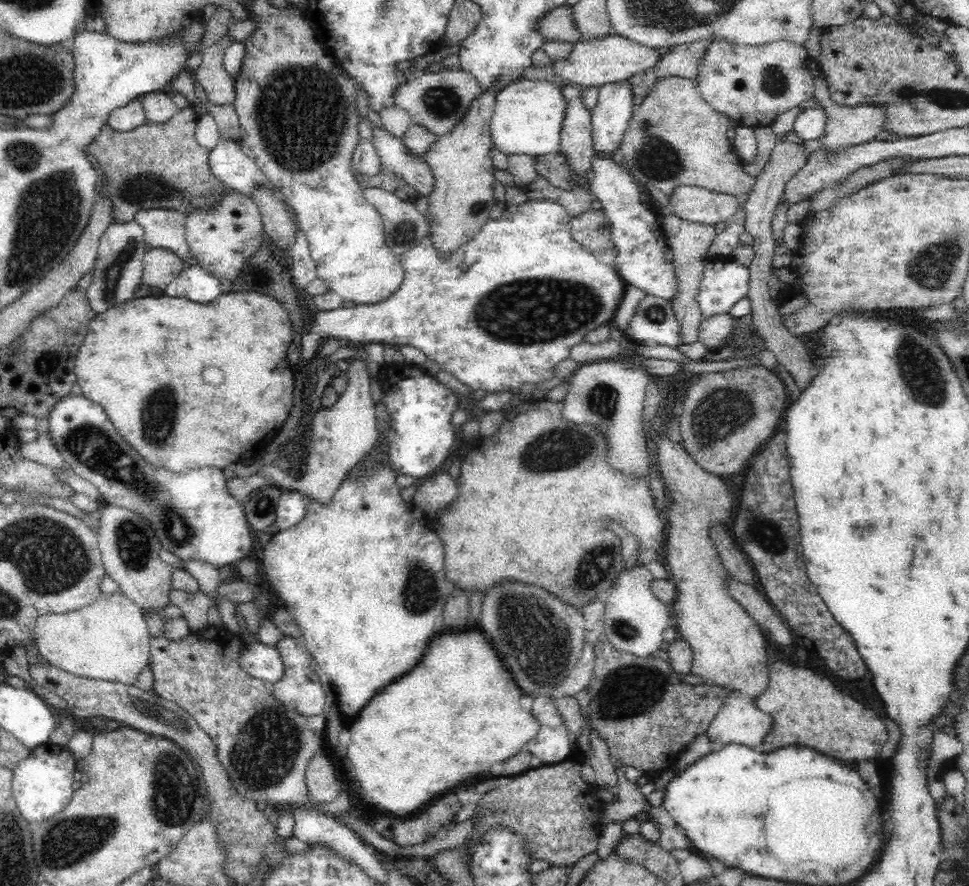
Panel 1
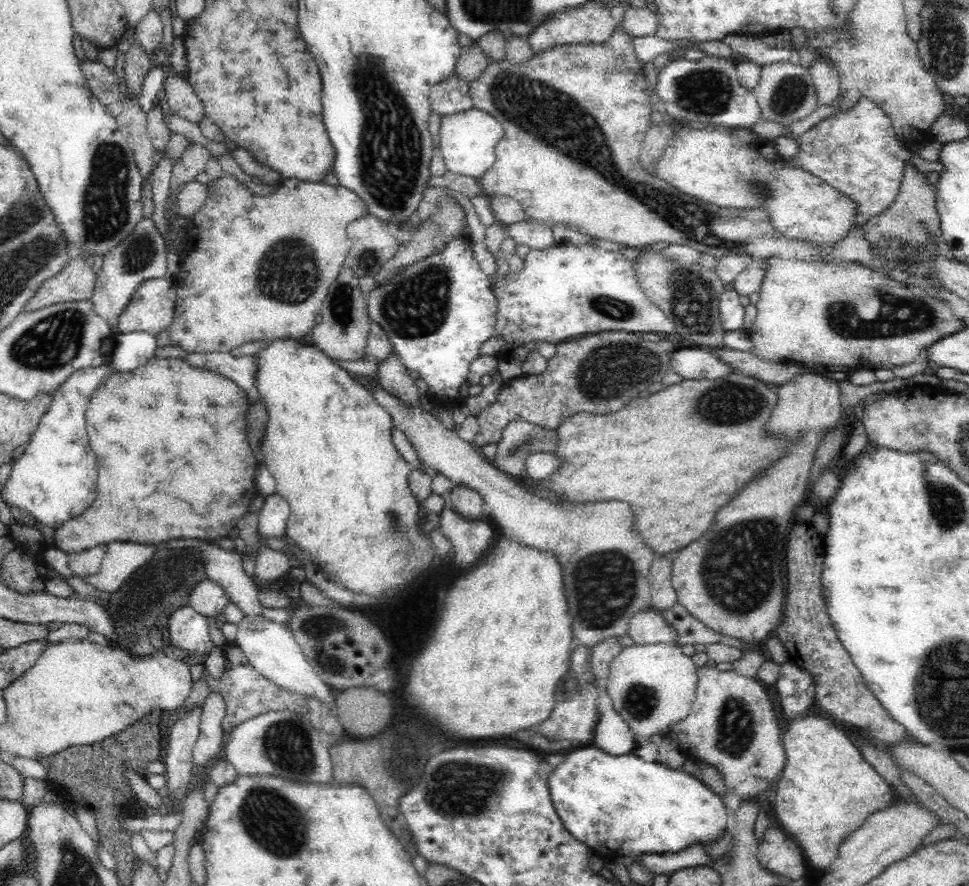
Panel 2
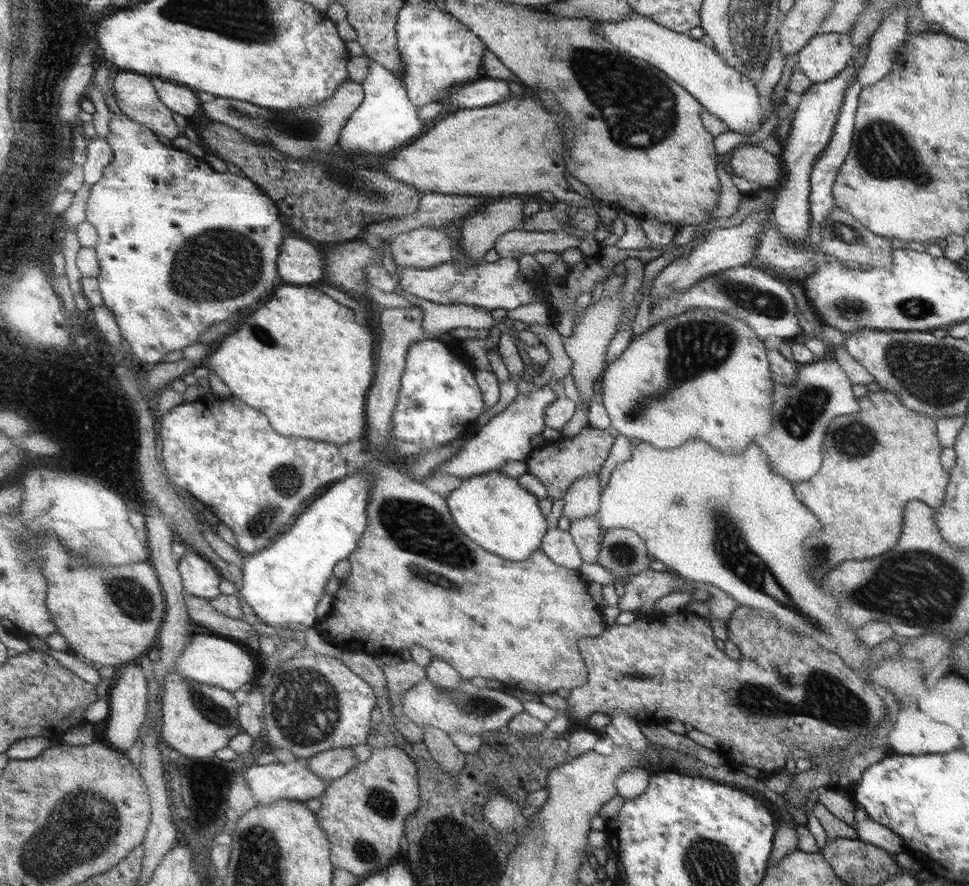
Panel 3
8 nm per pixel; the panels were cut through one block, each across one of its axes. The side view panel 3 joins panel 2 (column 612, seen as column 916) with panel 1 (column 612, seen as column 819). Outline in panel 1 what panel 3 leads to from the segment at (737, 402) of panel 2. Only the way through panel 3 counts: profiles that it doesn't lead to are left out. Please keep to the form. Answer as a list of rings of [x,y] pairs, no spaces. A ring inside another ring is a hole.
[[[534,401],[522,404],[522,406],[514,408],[512,412],[504,414],[503,423],[491,437],[475,438],[472,442],[472,446],[461,464],[458,497],[439,512],[441,514],[441,529],[437,530],[437,535],[442,539],[444,545],[446,576],[452,582],[456,582],[458,586],[462,586],[466,590],[472,590],[472,588],[486,590],[490,584],[494,584],[498,580],[514,578],[514,580],[522,580],[526,584],[544,586],[548,592],[556,594],[556,598],[562,599],[569,606],[580,609],[600,593],[608,591],[617,578],[617,574],[624,570],[624,563],[621,559],[621,540],[610,527],[605,526],[606,519],[616,521],[632,533],[632,536],[635,536],[635,539],[638,540],[638,556],[648,553],[648,550],[656,553],[663,546],[662,538],[665,538],[663,532],[666,519],[665,515],[656,507],[649,483],[645,482],[644,478],[637,478],[635,474],[628,476],[628,474],[621,474],[620,472],[620,476],[618,476],[616,472],[610,472],[612,469],[606,463],[608,443],[606,443],[605,436],[602,436],[601,432],[592,426],[592,423],[578,424],[578,426],[574,423],[568,424],[566,419],[561,418],[561,410],[561,401]]]

